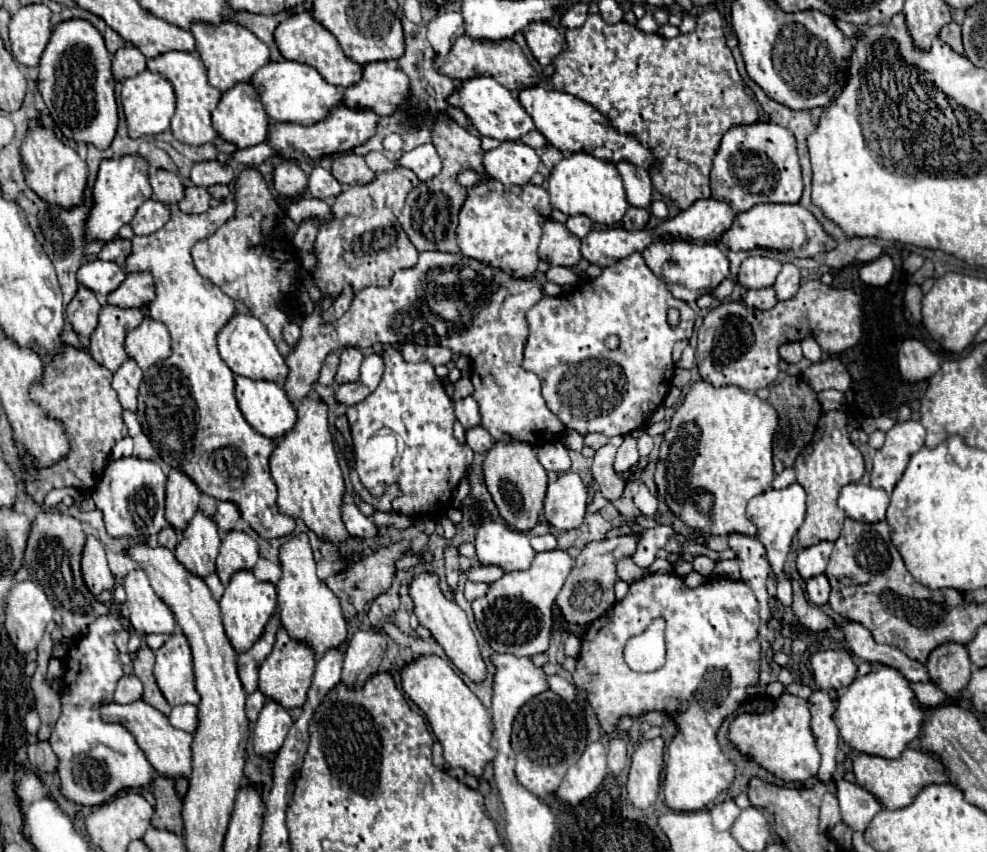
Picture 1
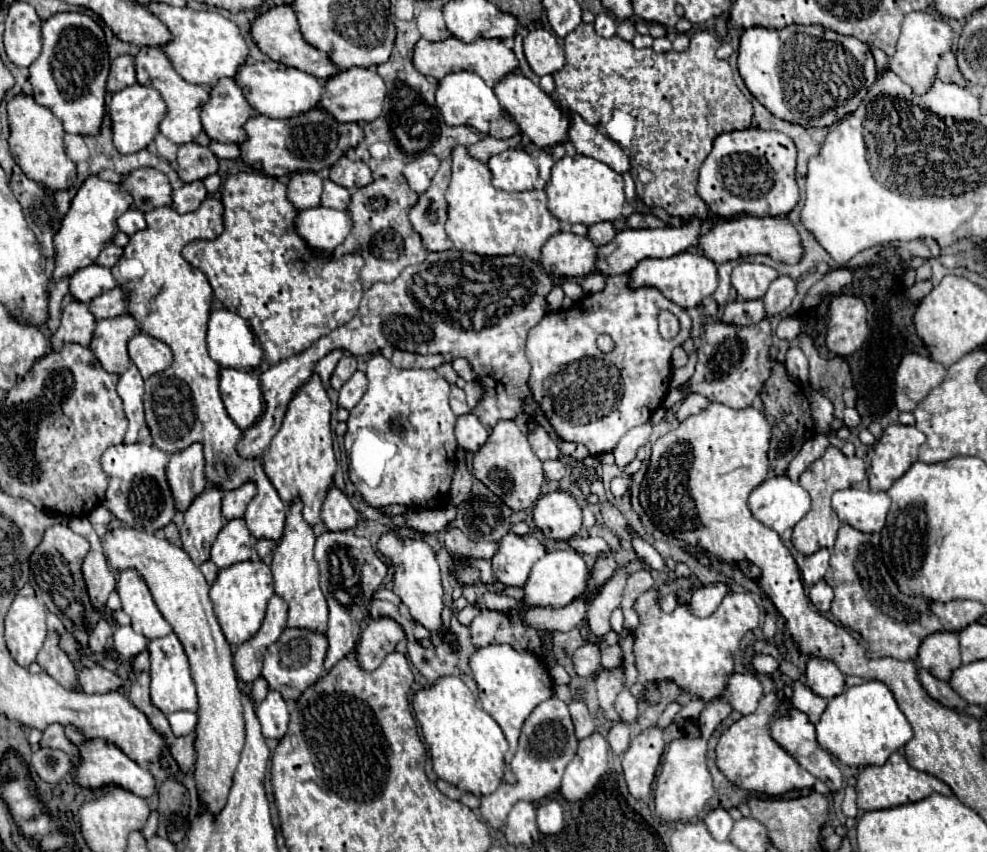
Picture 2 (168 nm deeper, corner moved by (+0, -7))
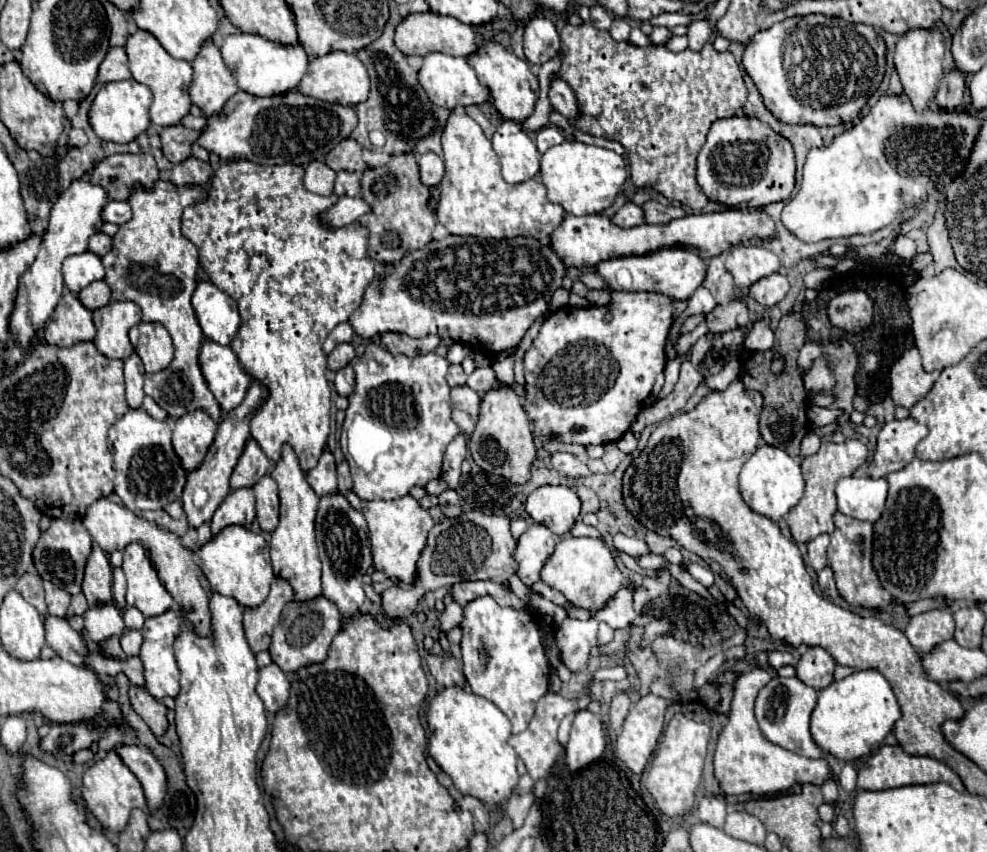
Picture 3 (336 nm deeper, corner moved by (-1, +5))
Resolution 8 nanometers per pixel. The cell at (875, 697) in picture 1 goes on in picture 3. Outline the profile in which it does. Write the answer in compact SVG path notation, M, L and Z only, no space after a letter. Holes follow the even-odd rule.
M877 670L853 672L819 692L819 706L815 706L811 714L811 736L823 752L849 762L879 750L899 718L901 710L897 698L883 674Z

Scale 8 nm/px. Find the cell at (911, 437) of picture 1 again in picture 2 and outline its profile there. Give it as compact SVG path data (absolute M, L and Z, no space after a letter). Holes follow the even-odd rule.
M890 424L876 442L870 466L870 490L888 490L916 460L926 436L916 426Z

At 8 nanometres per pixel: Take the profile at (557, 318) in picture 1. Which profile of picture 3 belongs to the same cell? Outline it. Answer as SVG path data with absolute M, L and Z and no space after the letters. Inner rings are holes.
M611 292L611 306L589 306L589 308L573 308L573 306L565 306L555 310L541 326L537 338L533 340L531 348L525 352L523 356L523 372L525 372L525 402L523 408L531 420L531 430L533 436L541 438L541 440L555 440L561 444L609 444L609 442L617 442L635 422L637 414L643 408L645 398L649 398L655 378L659 372L663 372L665 368L665 340L669 336L669 328L673 324L673 300L669 300L663 294L655 294L655 292ZM605 314L611 314L611 320L605 320ZM573 426L581 426L581 432L571 432Z

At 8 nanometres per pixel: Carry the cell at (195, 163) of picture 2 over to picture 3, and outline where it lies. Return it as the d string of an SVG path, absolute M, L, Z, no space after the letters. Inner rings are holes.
M175 124L175 126L161 128L159 136L161 136L161 150L165 158L177 164L191 156L191 144L197 142L199 134L195 130L187 130L181 124Z

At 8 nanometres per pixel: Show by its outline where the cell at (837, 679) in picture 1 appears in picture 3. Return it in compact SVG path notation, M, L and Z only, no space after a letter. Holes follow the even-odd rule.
M821 646L807 648L799 664L795 666L797 678L815 690L823 690L833 682L833 668L835 660Z

